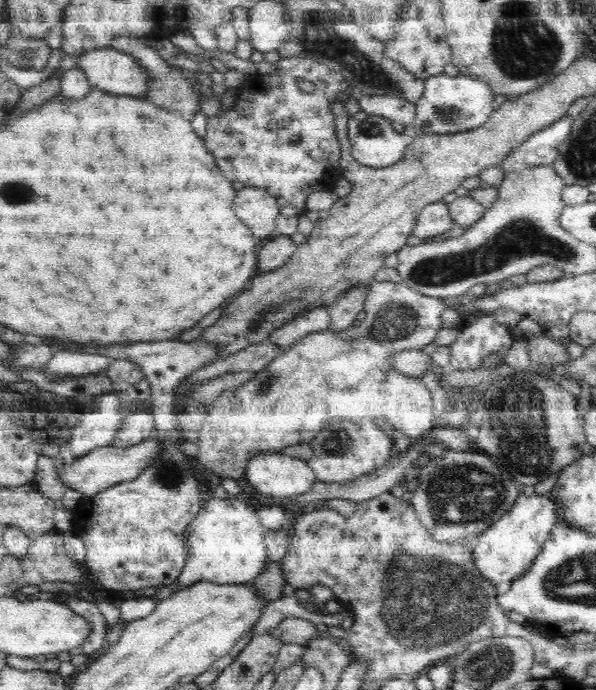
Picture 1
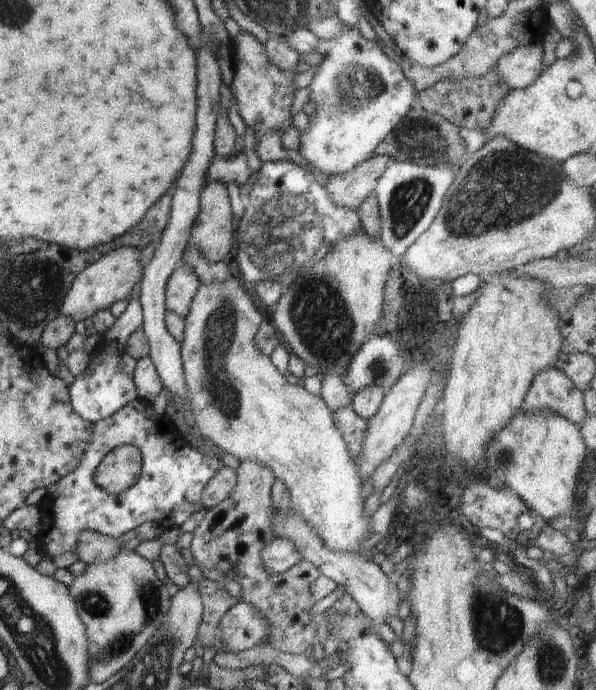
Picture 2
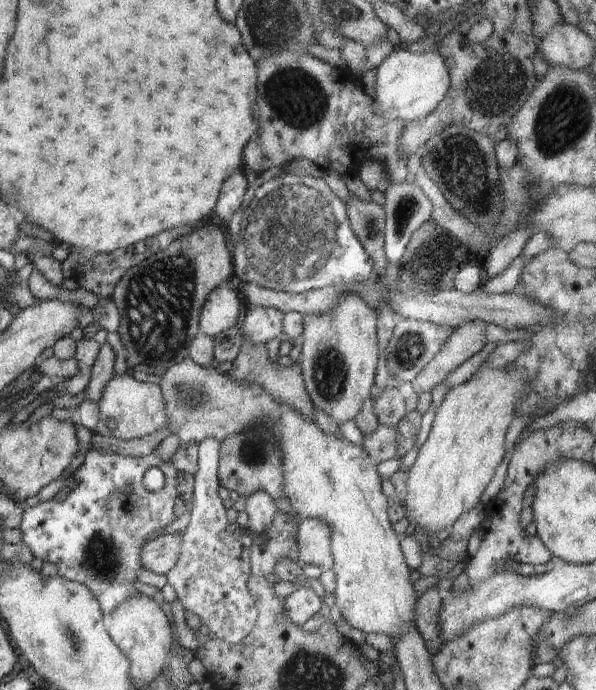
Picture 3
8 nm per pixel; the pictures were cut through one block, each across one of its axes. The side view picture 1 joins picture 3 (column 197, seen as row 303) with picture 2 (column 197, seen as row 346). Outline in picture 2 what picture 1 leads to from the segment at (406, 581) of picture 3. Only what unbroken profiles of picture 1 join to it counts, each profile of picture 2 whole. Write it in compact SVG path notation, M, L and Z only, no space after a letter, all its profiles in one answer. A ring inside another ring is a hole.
M230 275L225 281L200 283L197 293L192 299L188 314L185 316L185 329L180 344L185 381L189 388L189 395L191 396L189 401L190 406L187 408L189 418L191 419L191 426L198 434L203 434L207 440L211 440L214 446L233 454L240 461L242 459L254 459L268 465L274 471L275 478L282 480L288 487L289 493L291 494L291 508L294 509L297 514L302 515L317 530L317 534L321 536L321 539L324 541L324 544L327 544L328 548L341 553L348 551L351 553L364 553L362 551L364 550L363 544L366 543L368 537L367 532L371 516L367 517L364 513L364 502L366 499L362 501L361 490L363 480L361 479L361 474L358 472L356 461L350 456L343 436L338 432L334 424L333 412L328 408L328 405L322 398L320 398L320 395L310 393L289 376L282 374L278 368L274 366L271 358L262 354L262 352L257 349L255 345L255 334L258 332L262 321L263 316L260 315L254 302L250 299L246 284L234 277L234 275Z

